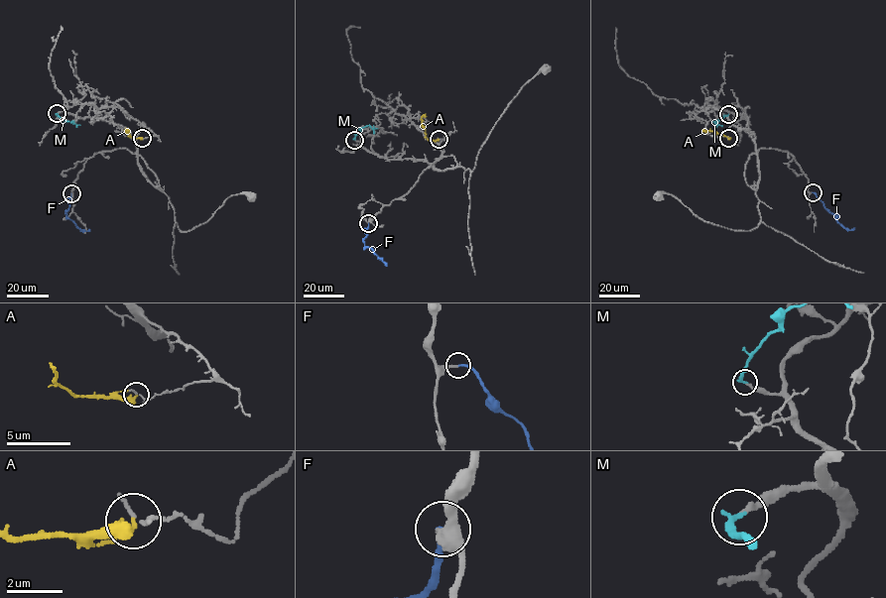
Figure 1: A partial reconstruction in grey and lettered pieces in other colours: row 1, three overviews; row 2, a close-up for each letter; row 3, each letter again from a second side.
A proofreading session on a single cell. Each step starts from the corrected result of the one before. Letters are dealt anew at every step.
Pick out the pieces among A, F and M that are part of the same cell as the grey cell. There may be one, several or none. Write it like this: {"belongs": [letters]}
{"belongs": ["F"]}

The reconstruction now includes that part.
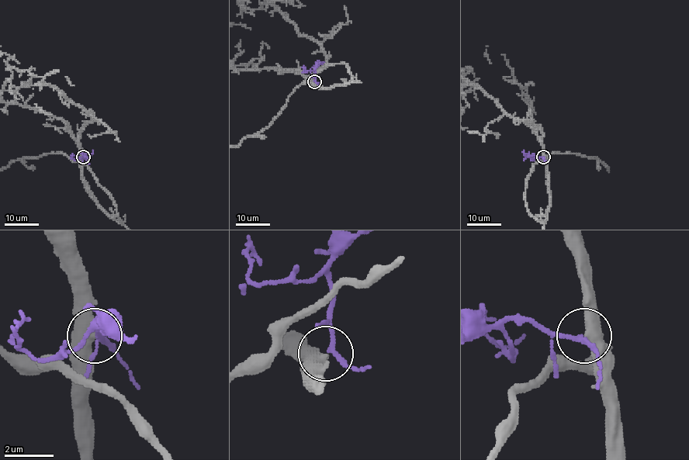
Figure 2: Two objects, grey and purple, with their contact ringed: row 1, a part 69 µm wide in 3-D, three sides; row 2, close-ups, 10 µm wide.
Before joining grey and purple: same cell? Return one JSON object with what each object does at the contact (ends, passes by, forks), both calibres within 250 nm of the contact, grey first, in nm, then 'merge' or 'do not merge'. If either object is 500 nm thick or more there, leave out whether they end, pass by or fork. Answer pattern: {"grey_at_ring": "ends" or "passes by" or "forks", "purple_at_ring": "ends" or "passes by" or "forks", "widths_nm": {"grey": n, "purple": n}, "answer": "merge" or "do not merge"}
{"grey_at_ring": "passes by", "purple_at_ring": "passes by", "widths_nm": {"grey": 460, "purple": 170}, "answer": "merge"}

